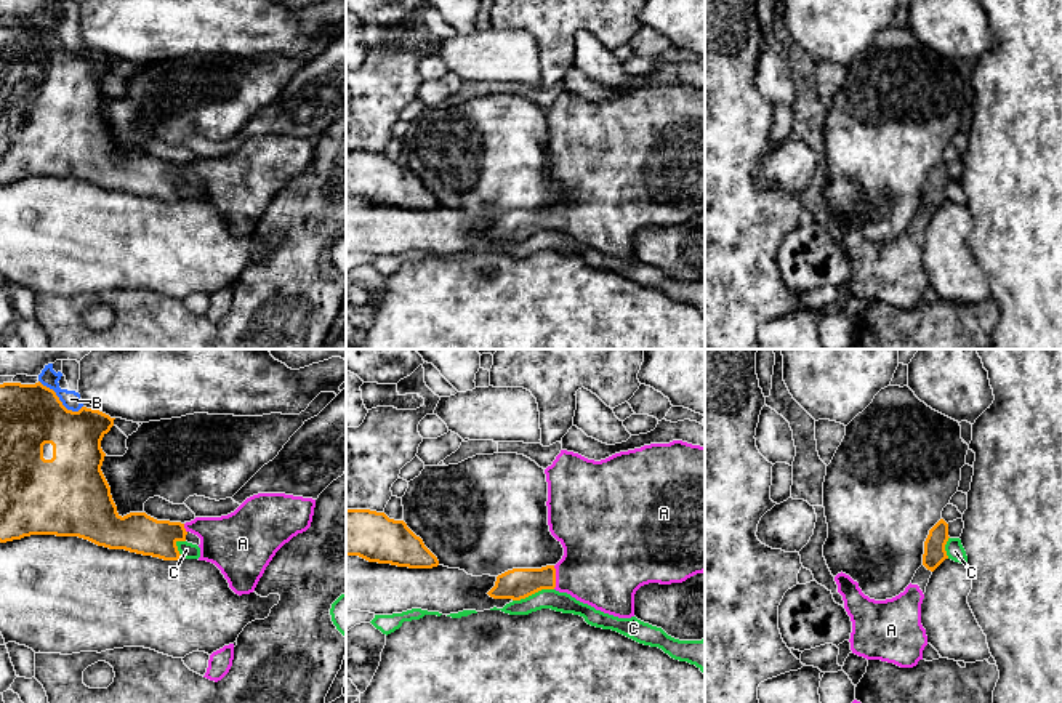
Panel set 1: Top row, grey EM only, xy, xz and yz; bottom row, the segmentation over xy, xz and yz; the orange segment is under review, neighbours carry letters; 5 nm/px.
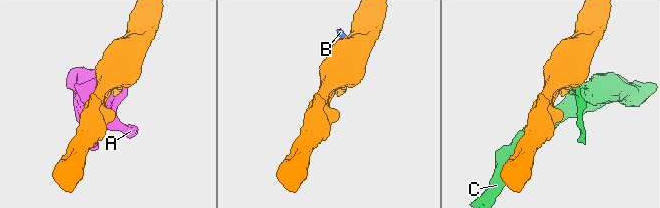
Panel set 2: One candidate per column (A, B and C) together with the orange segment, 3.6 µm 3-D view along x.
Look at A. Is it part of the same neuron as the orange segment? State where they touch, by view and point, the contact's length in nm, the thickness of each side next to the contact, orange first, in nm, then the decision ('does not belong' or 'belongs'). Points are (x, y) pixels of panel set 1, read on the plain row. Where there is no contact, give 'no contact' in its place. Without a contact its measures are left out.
xz (555, 218) | 120 nm | 160/420 nm | belongs

